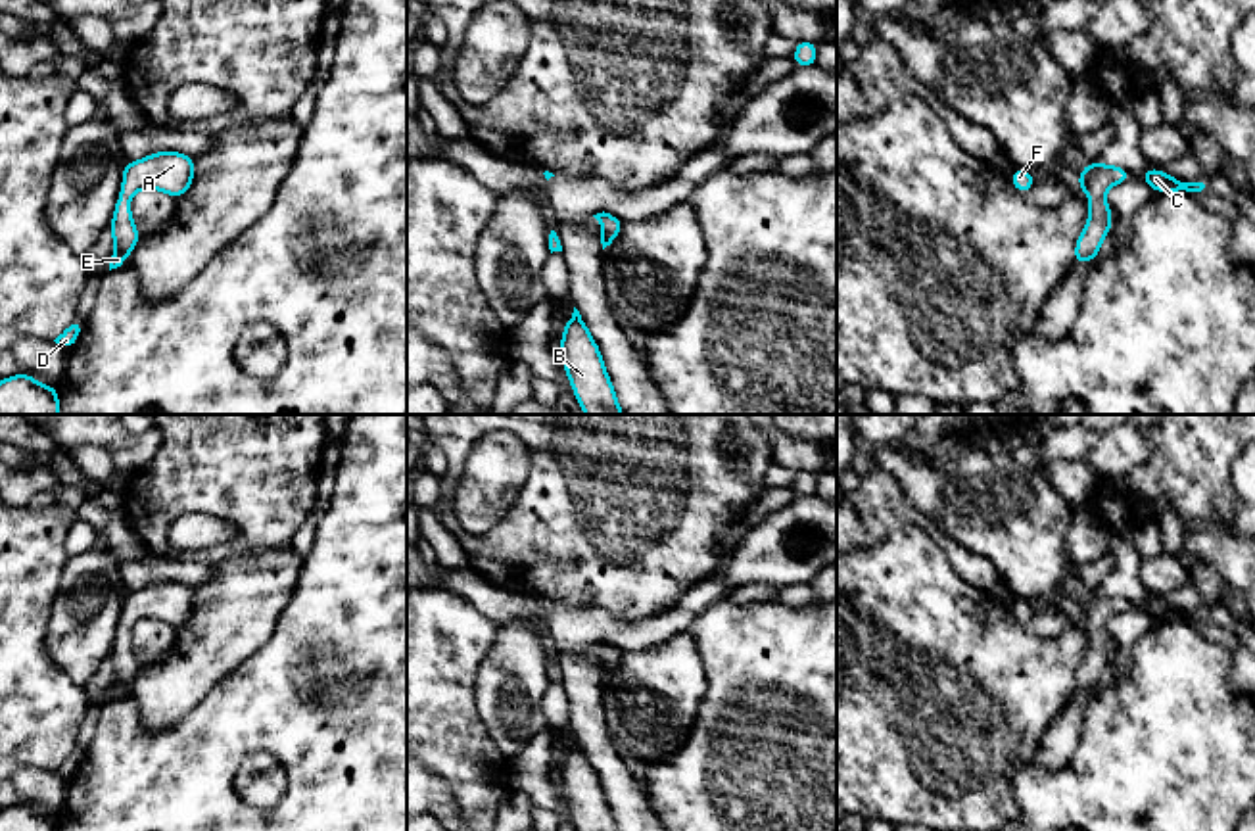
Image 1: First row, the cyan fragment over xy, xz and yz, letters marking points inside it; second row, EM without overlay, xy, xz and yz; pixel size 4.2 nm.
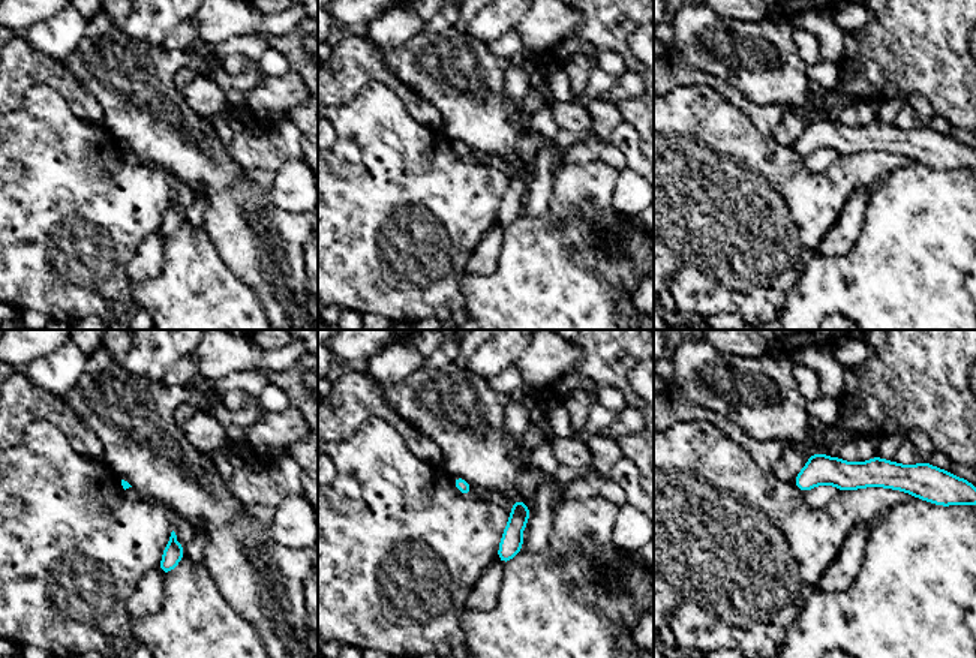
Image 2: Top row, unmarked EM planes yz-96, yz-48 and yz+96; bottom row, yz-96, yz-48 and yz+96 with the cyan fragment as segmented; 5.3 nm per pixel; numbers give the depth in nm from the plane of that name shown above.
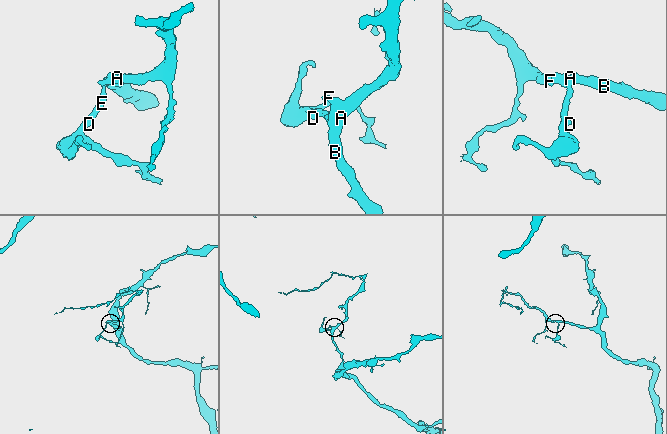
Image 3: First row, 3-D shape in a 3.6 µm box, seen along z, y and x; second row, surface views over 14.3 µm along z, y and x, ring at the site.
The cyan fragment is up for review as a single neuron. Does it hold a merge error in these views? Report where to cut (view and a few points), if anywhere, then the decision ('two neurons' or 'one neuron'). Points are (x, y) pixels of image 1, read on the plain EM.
no cut | one neuron

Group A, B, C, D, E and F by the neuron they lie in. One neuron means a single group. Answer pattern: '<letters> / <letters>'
A B C D E F

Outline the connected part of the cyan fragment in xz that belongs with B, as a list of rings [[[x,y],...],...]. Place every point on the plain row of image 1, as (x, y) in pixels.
[[[576,737],[564,752],[558,775],[564,802],[570,808],[578,831],[618,831],[601,779]]]

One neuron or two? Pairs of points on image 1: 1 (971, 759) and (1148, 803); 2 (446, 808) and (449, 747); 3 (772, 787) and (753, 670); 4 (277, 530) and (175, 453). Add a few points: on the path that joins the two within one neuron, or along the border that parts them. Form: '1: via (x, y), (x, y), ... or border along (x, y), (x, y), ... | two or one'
1: border along (1031, 760), (1014, 778), (1018, 810) | two
2: border along (426, 766), (446, 783), (459, 810) | two
3: via (772, 759), (772, 699) | one
4: via (252, 505), (200, 453) | one

